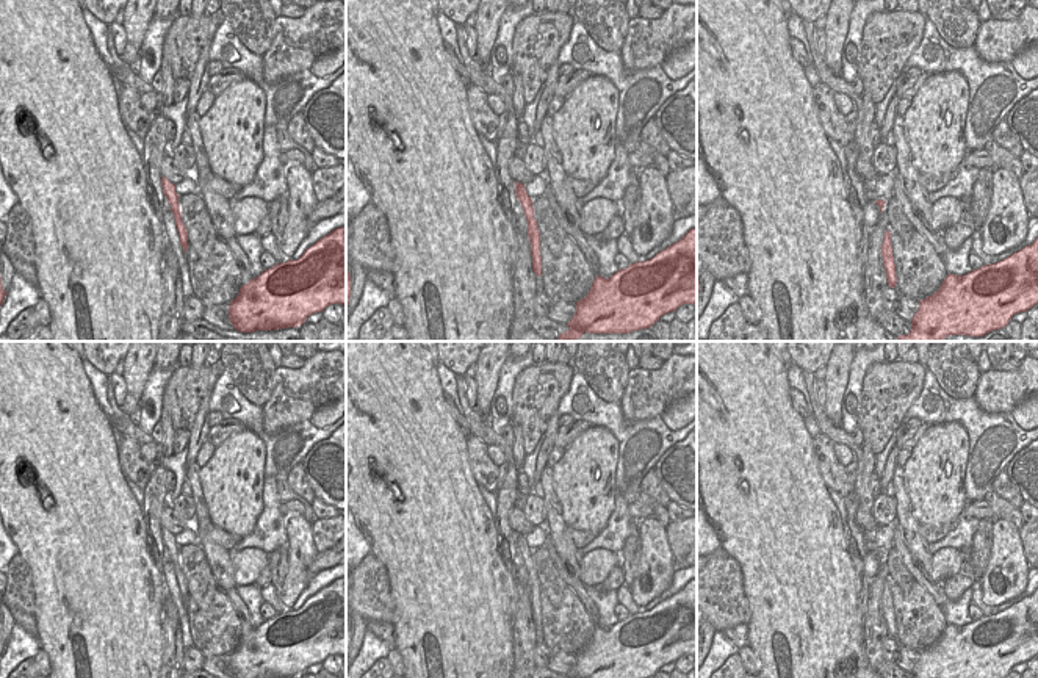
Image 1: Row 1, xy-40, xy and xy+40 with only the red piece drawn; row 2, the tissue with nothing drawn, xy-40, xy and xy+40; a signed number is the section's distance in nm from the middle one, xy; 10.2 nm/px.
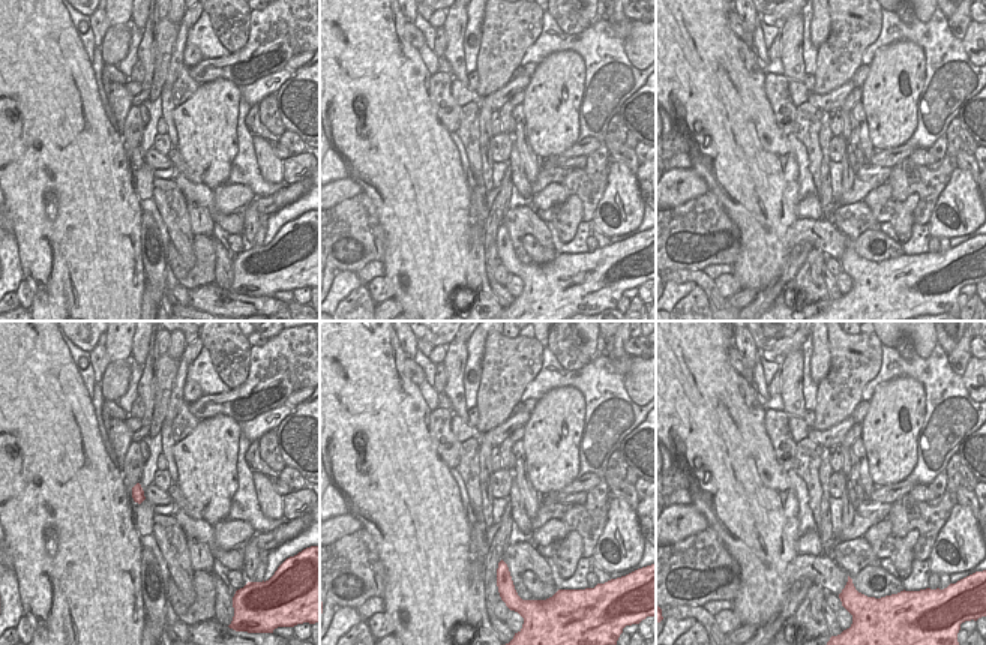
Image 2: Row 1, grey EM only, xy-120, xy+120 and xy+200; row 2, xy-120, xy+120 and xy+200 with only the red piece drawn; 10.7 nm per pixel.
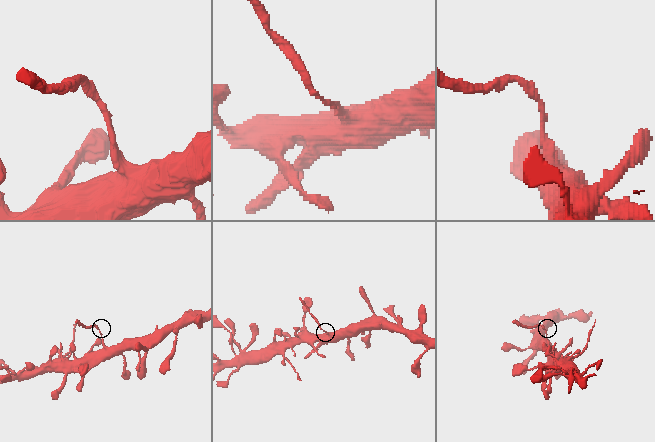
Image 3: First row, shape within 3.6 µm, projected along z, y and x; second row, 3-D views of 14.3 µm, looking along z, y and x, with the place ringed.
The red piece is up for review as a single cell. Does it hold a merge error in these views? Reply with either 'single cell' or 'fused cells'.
fused cells

